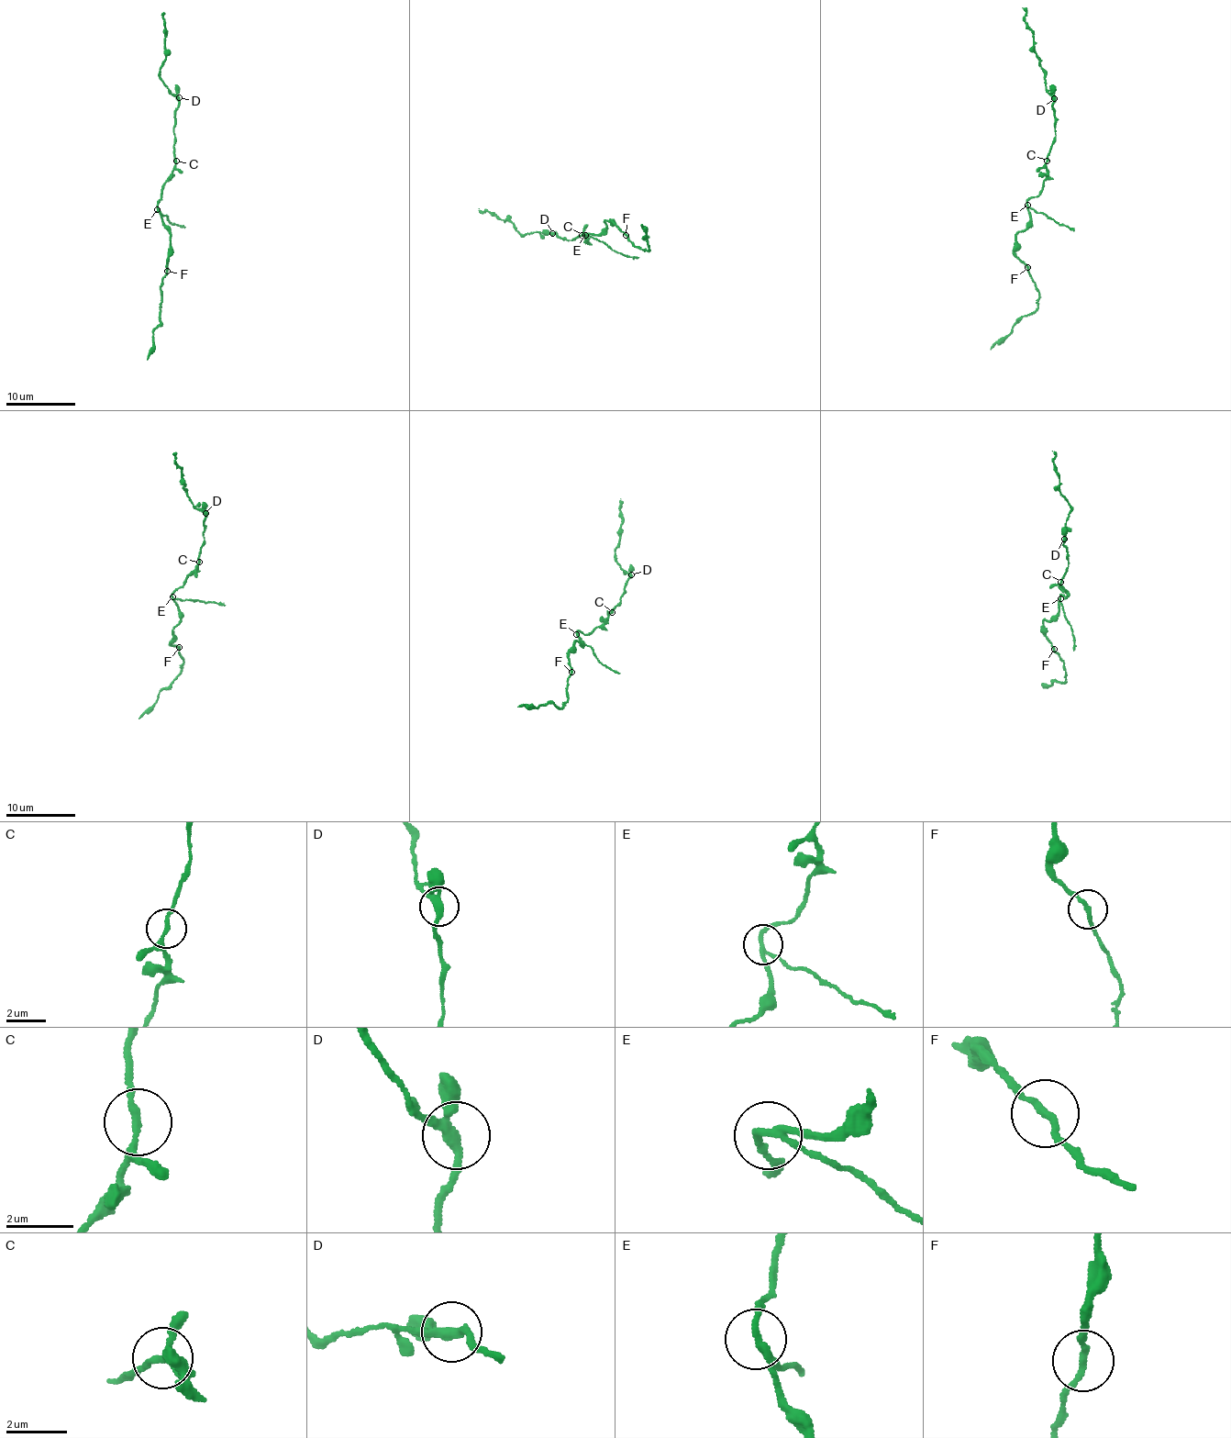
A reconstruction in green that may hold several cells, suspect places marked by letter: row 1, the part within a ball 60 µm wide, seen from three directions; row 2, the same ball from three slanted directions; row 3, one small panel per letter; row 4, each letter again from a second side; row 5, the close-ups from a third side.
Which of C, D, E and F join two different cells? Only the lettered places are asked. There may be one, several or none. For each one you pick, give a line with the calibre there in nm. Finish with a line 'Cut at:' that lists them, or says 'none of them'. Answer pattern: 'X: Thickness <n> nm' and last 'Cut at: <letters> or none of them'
E: Thickness 180 nm
Cut at: E

